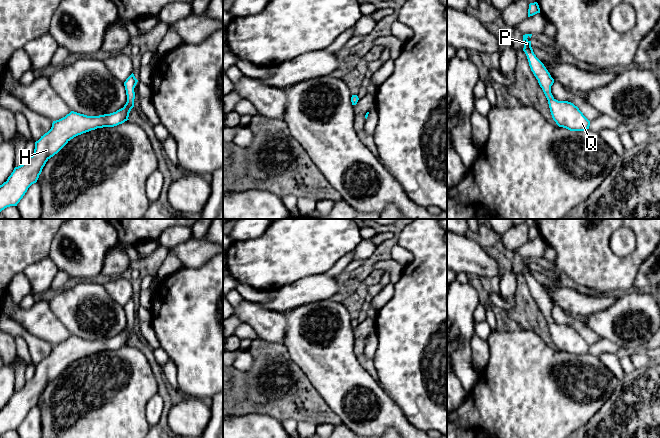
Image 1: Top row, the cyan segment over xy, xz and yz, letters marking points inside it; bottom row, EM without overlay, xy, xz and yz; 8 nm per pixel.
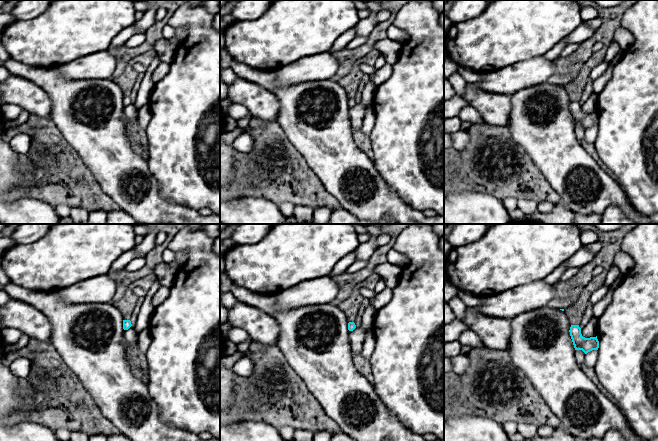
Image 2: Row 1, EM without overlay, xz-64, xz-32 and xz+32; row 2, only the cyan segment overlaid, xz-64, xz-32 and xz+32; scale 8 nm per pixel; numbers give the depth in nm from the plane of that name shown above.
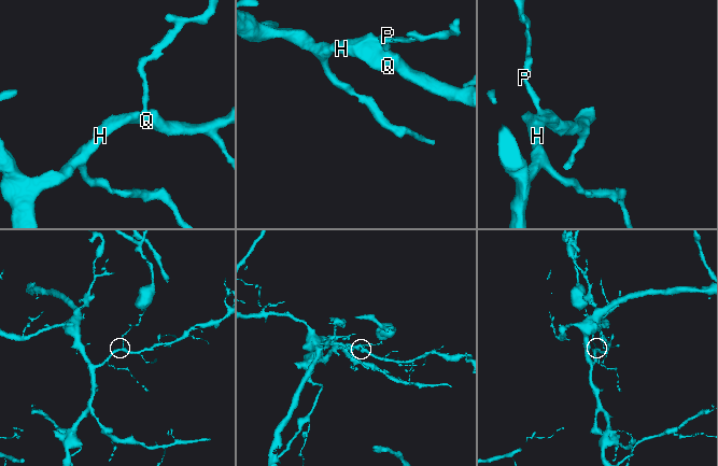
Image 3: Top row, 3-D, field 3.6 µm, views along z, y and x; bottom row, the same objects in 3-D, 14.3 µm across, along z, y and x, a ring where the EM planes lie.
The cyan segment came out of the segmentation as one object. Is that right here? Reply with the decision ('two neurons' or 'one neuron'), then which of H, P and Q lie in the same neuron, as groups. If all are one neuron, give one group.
two neurons; groups H Q / P

